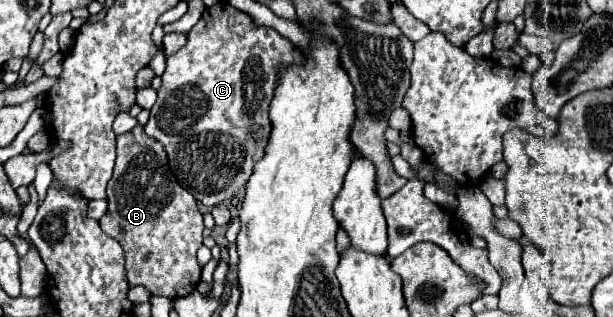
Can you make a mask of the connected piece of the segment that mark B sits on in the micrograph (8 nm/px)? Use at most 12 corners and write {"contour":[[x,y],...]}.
{"contour":[[116,138],[106,234],[130,286],[196,290],[204,222],[164,146]]}

